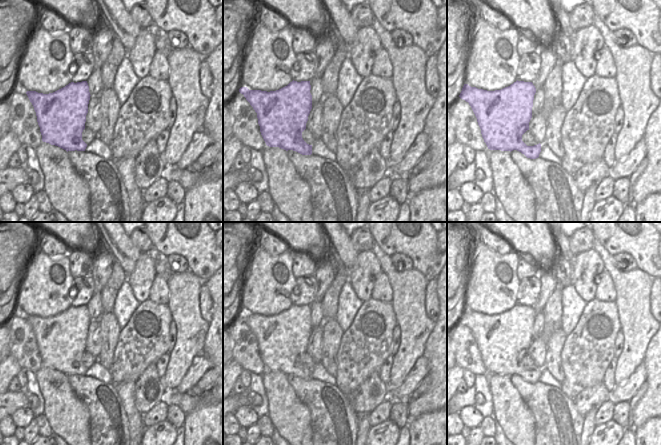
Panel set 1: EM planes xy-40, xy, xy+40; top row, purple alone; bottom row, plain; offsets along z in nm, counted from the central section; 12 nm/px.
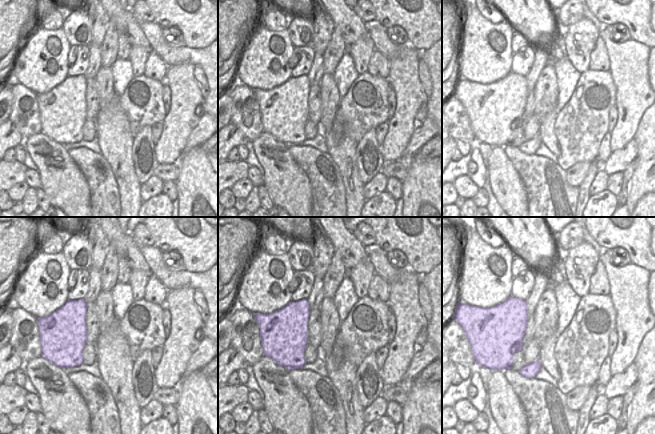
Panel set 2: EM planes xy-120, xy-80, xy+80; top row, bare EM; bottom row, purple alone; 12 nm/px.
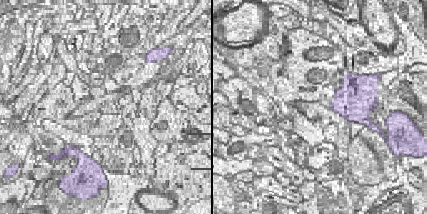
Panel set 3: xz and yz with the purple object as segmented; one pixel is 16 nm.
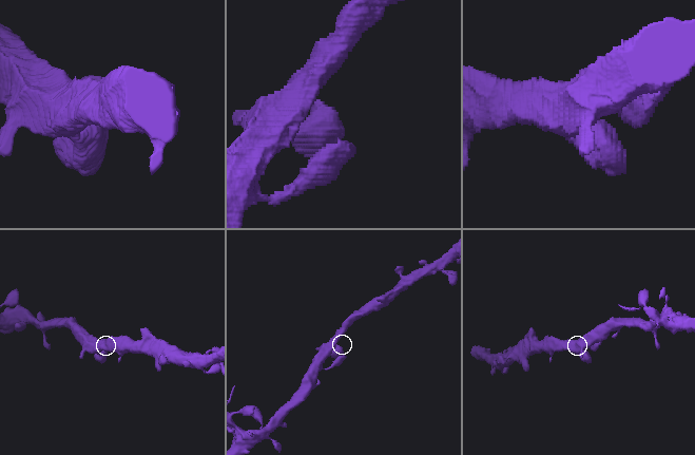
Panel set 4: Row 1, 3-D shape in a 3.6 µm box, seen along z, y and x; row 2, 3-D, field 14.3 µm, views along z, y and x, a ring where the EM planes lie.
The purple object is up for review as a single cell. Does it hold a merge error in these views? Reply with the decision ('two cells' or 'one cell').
one cell

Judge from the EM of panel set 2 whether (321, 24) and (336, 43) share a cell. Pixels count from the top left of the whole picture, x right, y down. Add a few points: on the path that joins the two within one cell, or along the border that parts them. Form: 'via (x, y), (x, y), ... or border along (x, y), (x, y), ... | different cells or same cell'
border along (335, 26), (331, 39), (322, 54) | different cells

